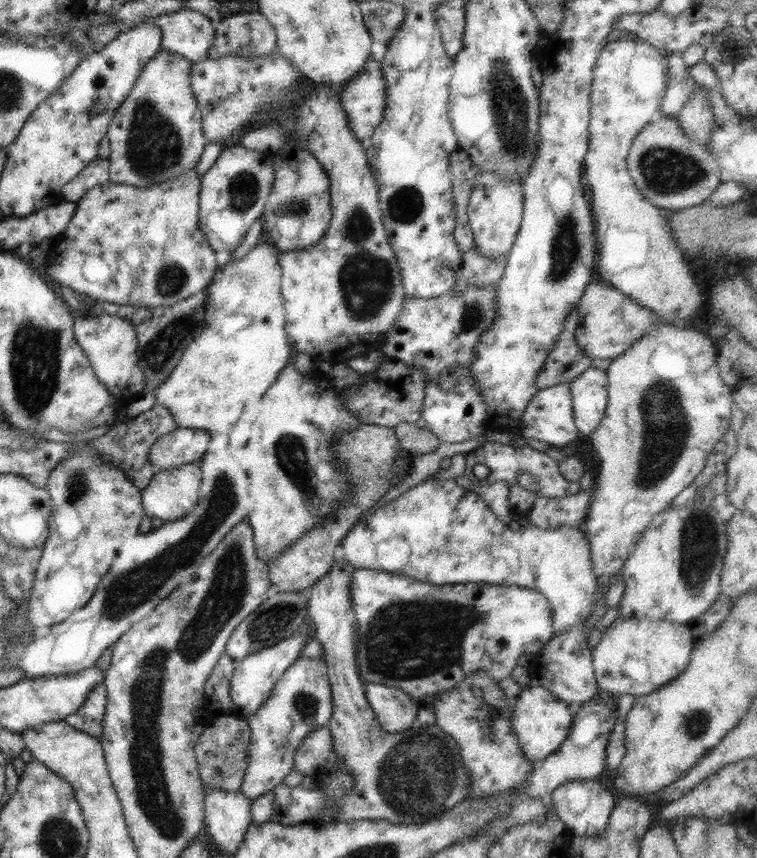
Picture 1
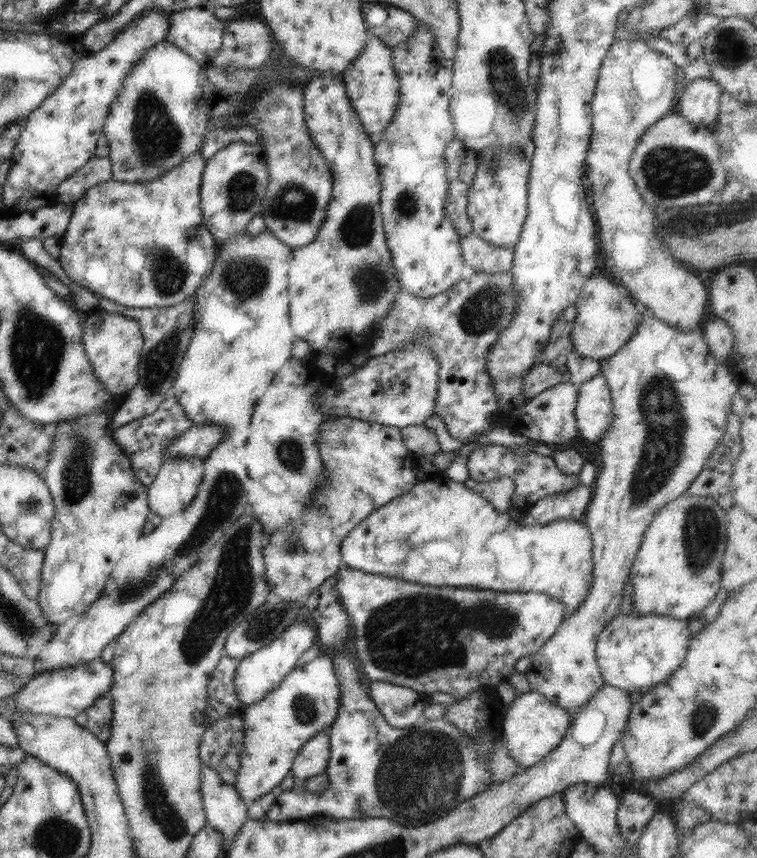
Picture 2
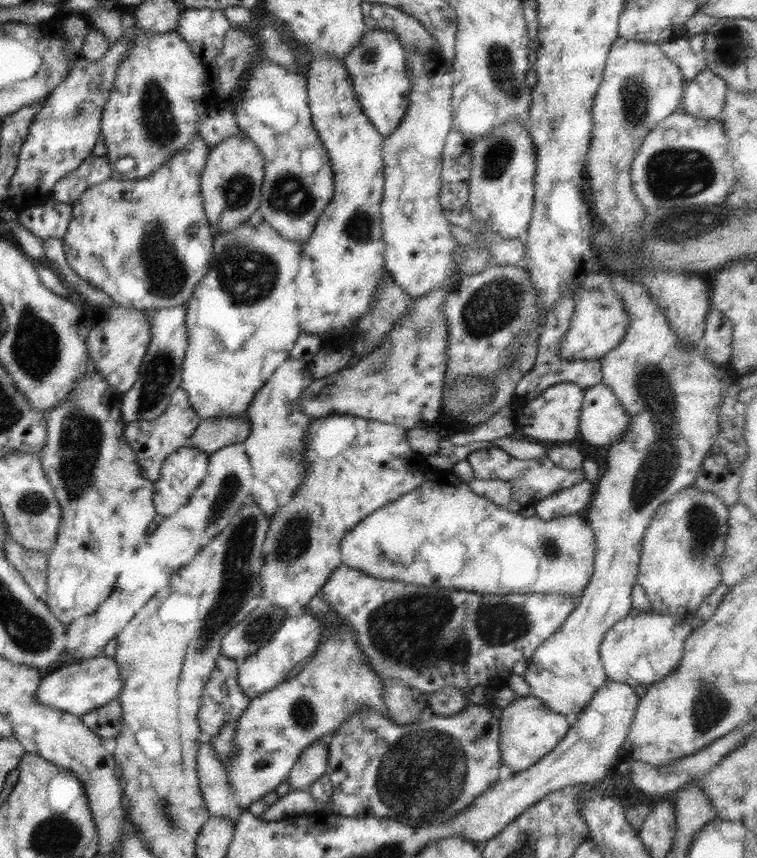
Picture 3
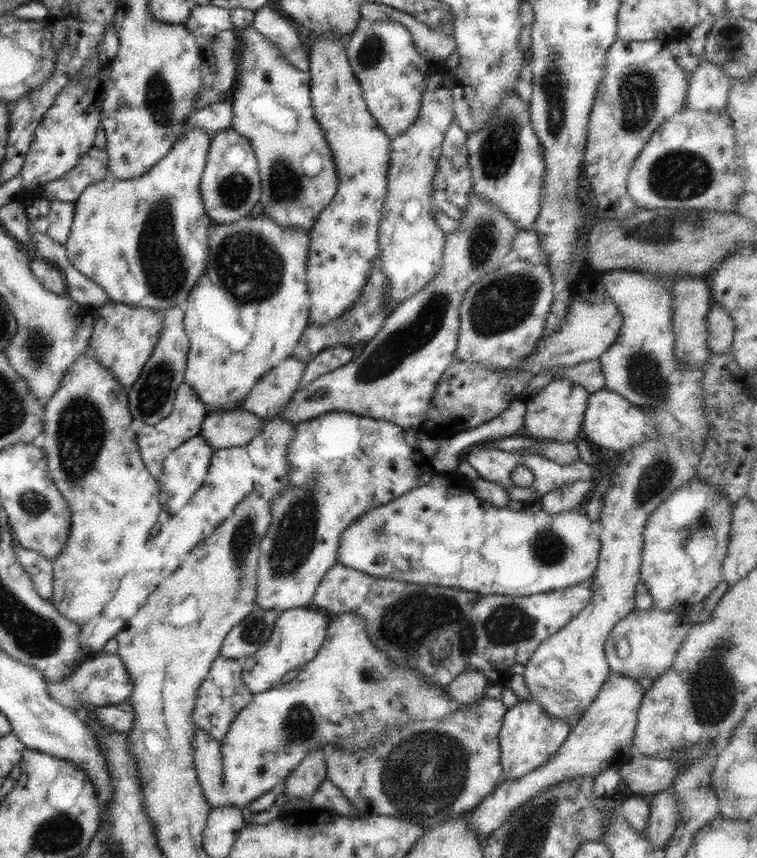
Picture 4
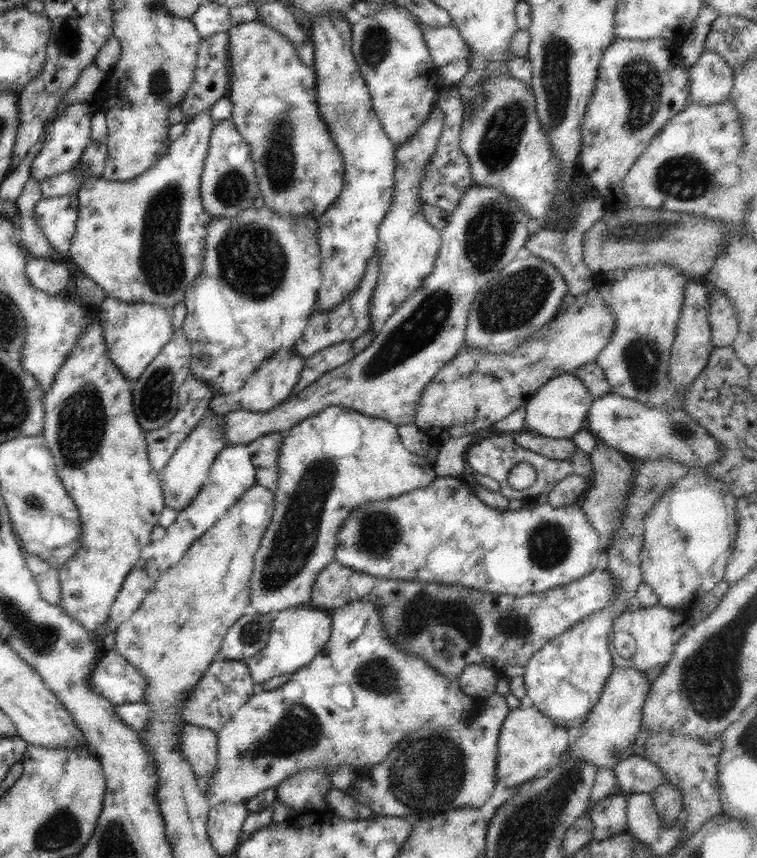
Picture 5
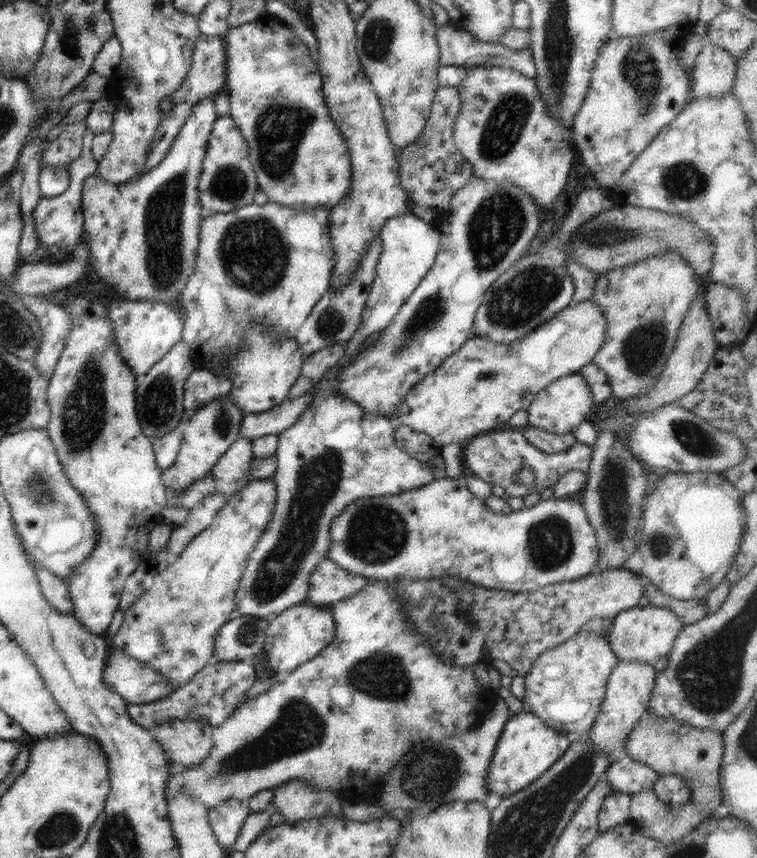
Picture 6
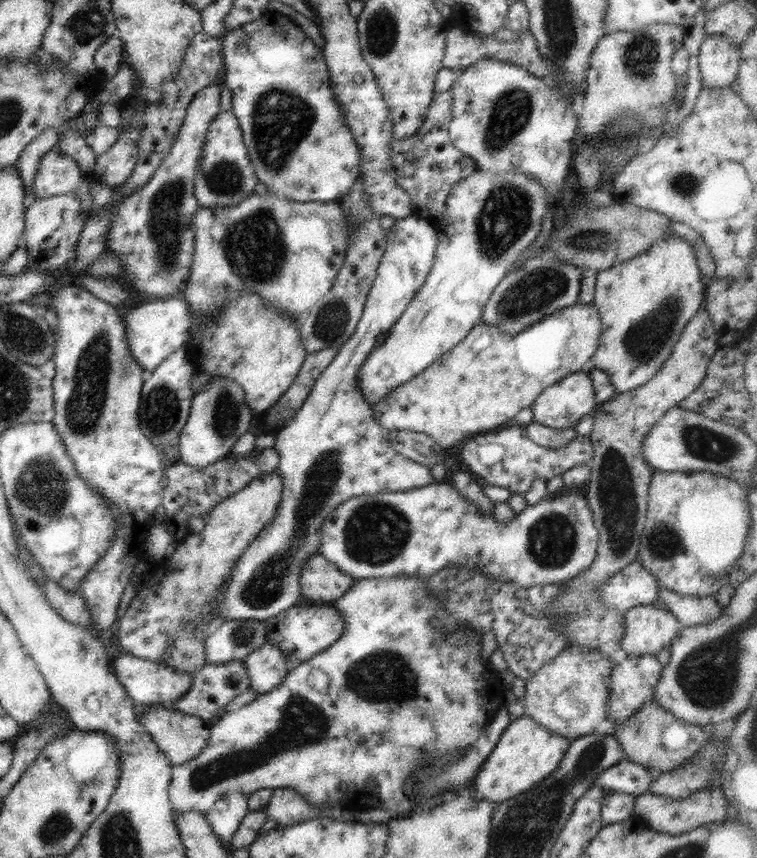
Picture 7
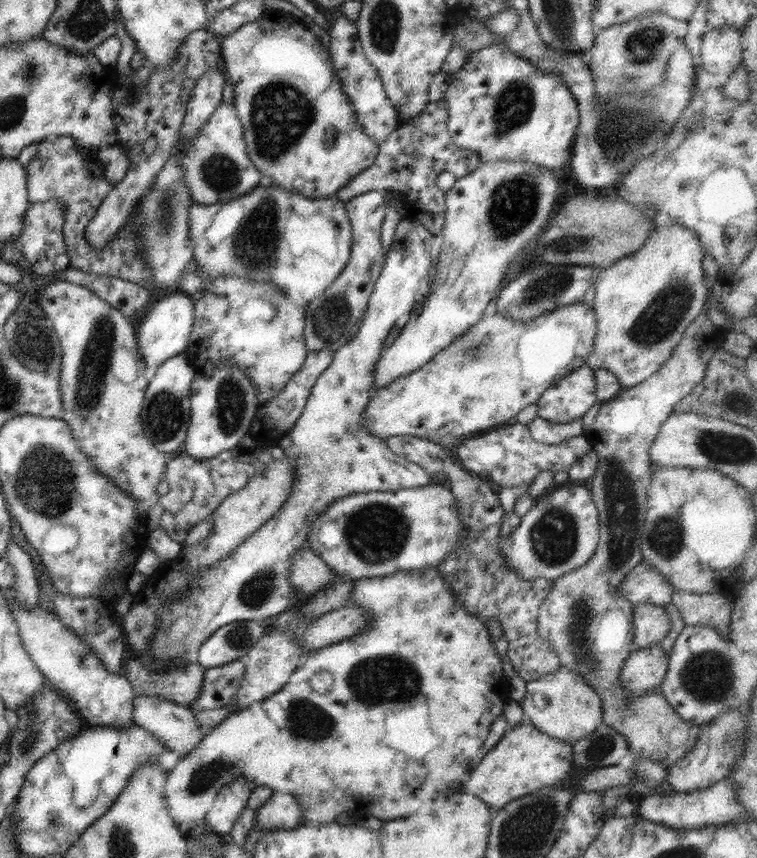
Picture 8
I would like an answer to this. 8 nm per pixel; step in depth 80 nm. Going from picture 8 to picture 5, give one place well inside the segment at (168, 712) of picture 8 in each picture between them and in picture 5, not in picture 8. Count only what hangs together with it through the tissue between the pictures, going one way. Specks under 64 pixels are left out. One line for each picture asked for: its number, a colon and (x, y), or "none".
5: (198, 744)
6: (187, 743)
7: (181, 737)

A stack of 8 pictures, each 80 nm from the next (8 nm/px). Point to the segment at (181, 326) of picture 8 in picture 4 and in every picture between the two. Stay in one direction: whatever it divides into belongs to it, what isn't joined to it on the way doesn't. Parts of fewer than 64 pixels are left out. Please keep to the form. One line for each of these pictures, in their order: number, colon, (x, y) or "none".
4: (123, 337)
5: (135, 333)
6: (144, 331)
7: (156, 329)

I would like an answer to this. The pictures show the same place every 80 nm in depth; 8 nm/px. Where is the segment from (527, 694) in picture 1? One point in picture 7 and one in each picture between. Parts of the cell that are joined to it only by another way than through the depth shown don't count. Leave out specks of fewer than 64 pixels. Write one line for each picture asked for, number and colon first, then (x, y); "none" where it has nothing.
2: (533, 726)
3: (528, 730)
4: (529, 735)
5: (530, 744)
6: (527, 747)
7: (526, 753)

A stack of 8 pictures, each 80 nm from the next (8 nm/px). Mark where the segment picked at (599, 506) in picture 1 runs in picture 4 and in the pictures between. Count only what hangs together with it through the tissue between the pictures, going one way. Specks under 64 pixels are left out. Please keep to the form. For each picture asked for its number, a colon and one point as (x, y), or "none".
2: (671, 398)
3: (671, 393)
4: (565, 673)

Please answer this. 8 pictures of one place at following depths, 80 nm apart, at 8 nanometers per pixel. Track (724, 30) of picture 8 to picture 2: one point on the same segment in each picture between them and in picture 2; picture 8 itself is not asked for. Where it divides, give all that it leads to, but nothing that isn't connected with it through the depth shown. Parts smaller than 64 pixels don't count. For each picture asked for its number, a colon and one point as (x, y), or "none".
2: (699, 105)
3: (704, 97)
4: (708, 87)
5: (711, 79)
6: (714, 73)
7: (718, 59)

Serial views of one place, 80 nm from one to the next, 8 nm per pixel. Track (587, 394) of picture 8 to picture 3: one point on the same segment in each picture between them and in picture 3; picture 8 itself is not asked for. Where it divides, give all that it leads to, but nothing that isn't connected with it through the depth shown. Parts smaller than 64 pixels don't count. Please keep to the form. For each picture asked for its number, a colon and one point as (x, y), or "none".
3: (553, 417)
4: (556, 413)
5: (559, 409)
6: (565, 402)
7: (562, 405)

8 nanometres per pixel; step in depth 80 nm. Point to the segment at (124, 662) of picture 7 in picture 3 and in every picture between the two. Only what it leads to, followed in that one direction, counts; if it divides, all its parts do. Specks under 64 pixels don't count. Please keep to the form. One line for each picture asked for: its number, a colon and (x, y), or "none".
3: (77, 687)
4: (102, 679)
5: (113, 677)
6: (137, 683)

